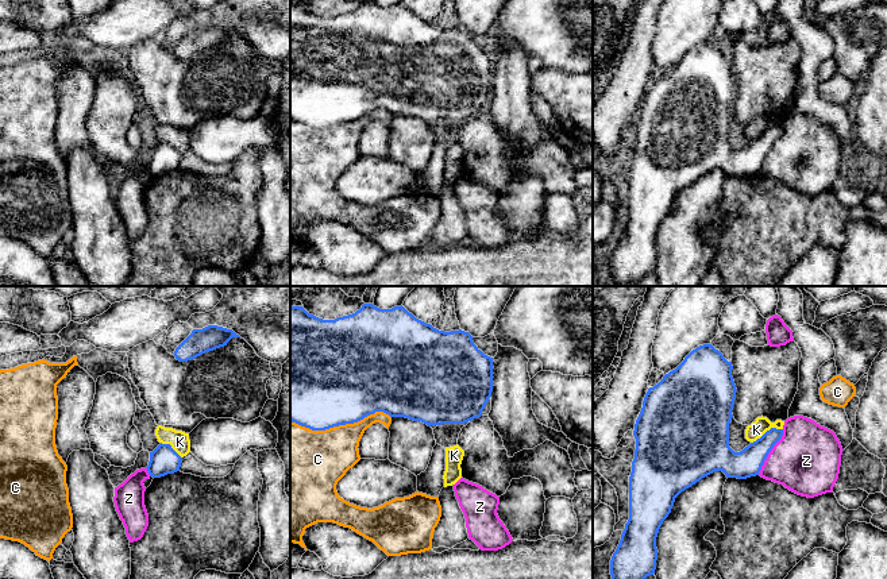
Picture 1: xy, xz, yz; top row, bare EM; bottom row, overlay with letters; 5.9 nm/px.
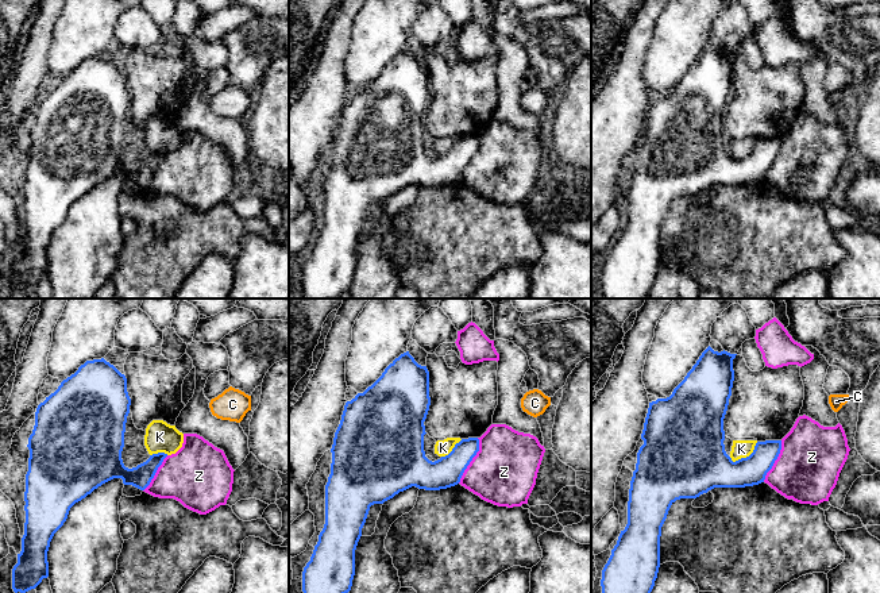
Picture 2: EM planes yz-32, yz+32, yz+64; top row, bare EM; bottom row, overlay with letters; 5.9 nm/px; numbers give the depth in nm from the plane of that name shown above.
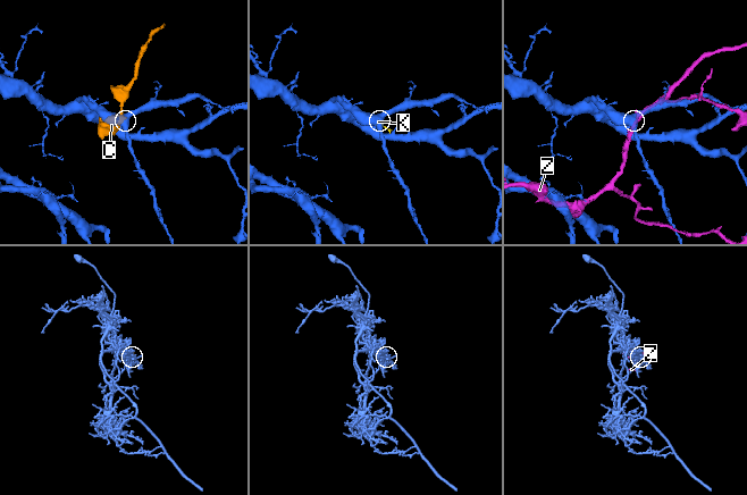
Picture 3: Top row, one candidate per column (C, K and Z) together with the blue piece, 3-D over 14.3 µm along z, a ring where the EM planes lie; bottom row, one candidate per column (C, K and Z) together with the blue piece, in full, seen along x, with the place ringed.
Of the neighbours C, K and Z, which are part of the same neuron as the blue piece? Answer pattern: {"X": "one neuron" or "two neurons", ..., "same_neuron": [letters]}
{"C": "two neurons", "K": "two neurons", "Z": "two neurons", "same_neuron": []}

